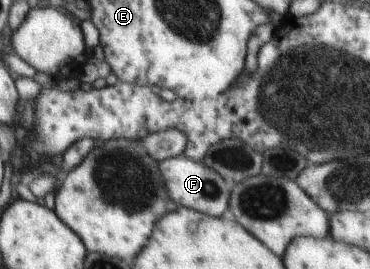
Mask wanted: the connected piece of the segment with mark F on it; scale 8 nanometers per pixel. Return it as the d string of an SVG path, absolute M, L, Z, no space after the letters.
M182 154L158 161L157 166L166 194L172 202L211 217L226 215L229 186L219 178L218 173L202 162L192 162Z

